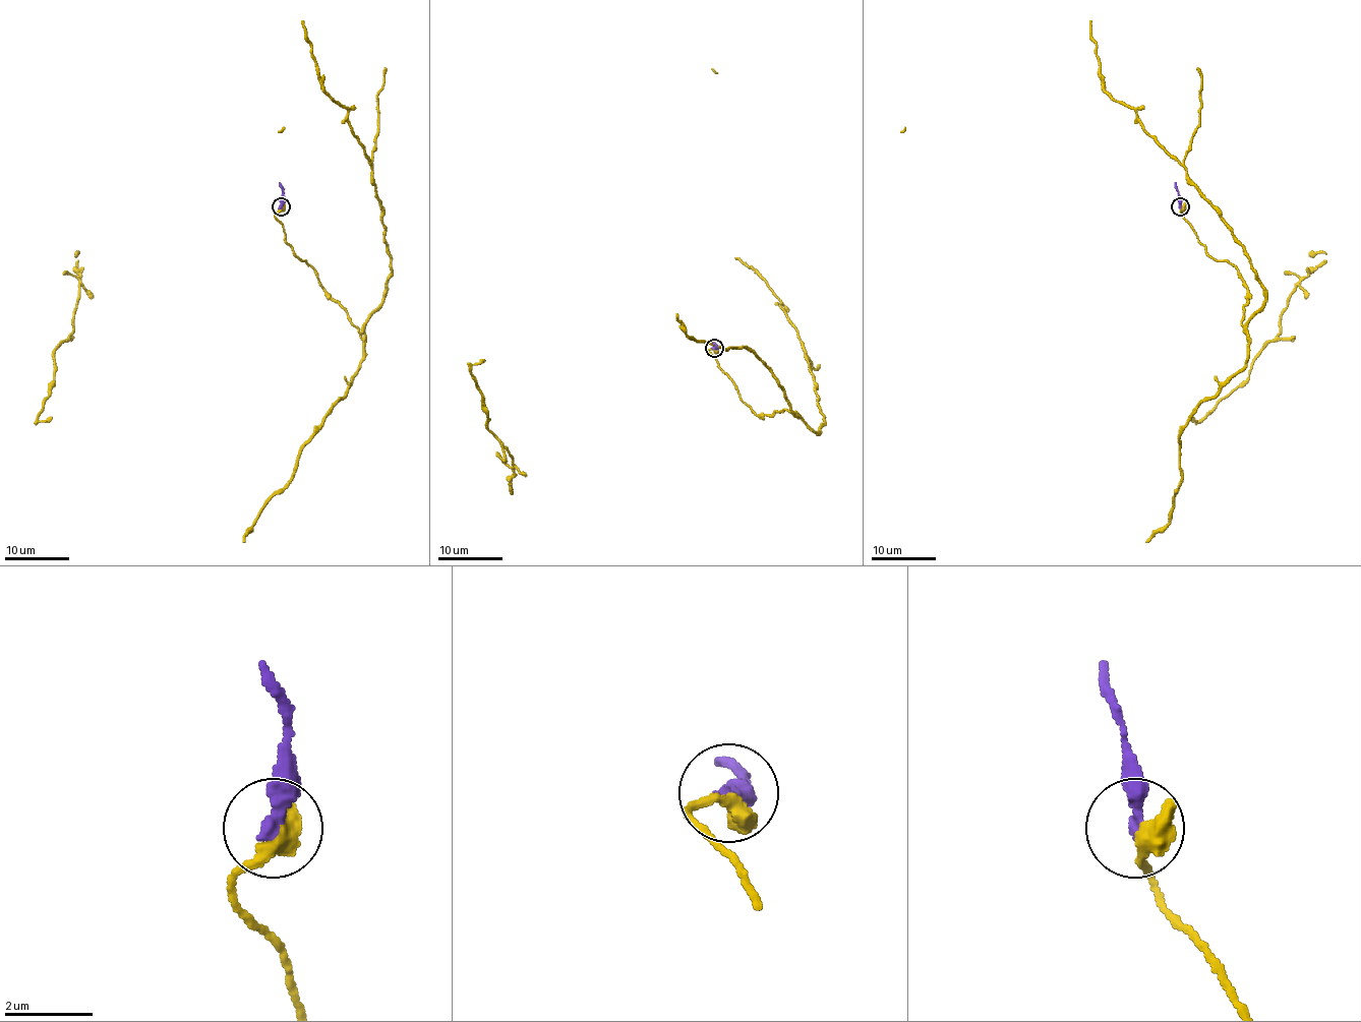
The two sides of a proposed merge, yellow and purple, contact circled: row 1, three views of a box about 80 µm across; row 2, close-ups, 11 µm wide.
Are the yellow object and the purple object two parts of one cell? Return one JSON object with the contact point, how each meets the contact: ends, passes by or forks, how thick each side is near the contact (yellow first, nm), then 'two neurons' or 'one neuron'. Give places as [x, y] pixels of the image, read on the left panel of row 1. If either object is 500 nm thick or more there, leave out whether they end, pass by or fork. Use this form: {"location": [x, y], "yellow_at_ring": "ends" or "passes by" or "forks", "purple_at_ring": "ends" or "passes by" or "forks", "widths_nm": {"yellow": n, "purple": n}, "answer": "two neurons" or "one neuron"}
{"location": [281, 206], "widths_nm": {"yellow": 550, "purple": 360}, "answer": "two neurons"}

